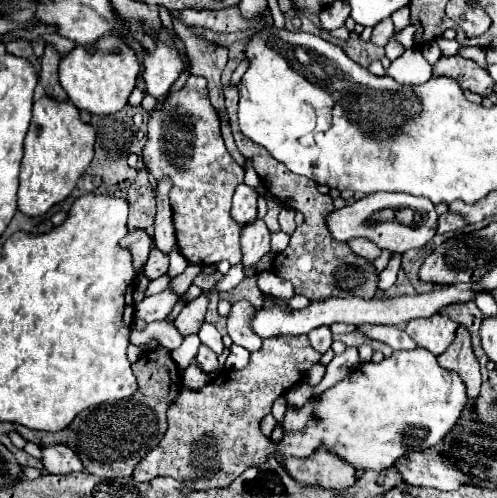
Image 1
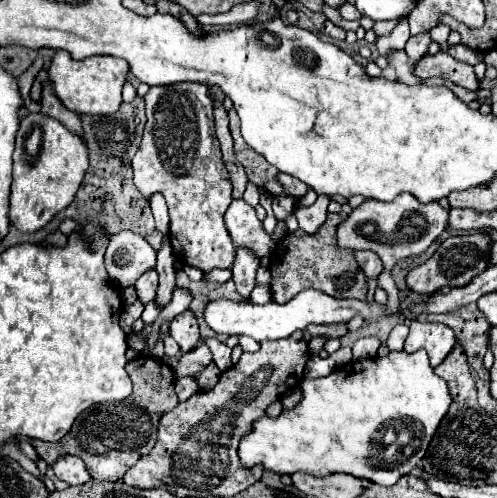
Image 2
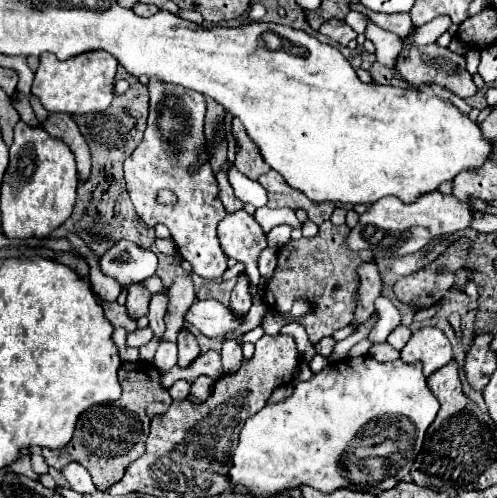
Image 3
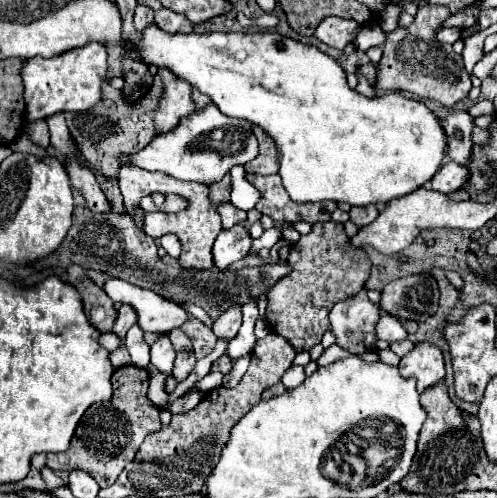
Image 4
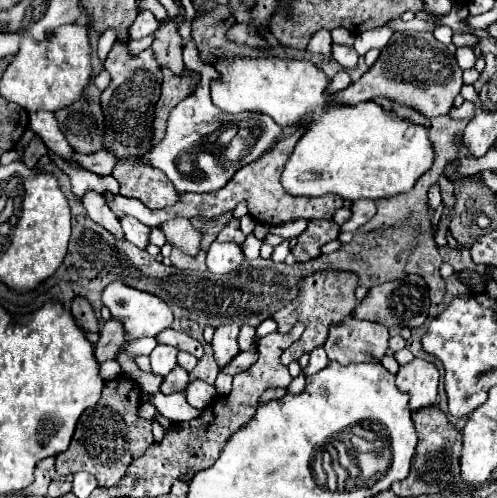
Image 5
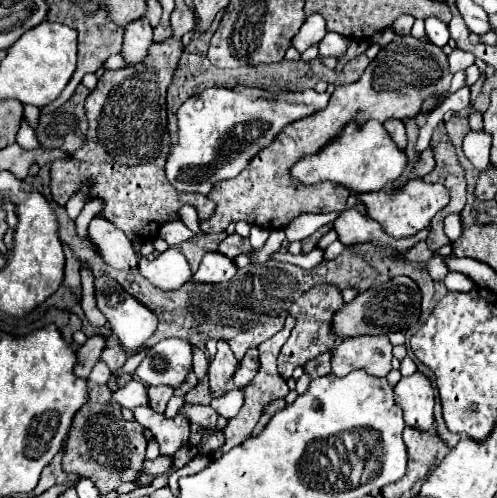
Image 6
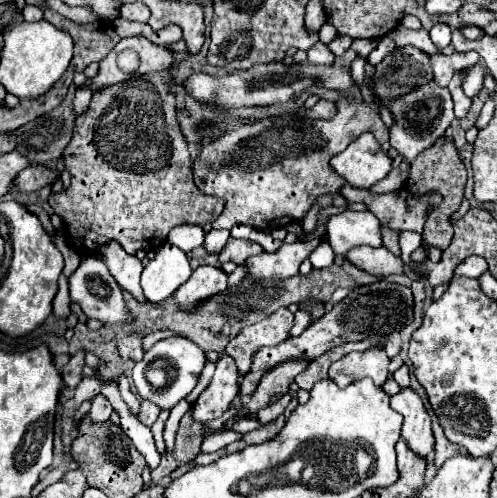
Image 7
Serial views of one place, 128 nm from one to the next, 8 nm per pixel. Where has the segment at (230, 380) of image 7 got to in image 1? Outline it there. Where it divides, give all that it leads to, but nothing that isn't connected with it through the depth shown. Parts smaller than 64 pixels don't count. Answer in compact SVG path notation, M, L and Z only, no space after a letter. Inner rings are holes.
M256 220L242 230L242 266L244 276L252 278L256 276L256 264L258 260L270 250L270 230L266 228L264 220Z

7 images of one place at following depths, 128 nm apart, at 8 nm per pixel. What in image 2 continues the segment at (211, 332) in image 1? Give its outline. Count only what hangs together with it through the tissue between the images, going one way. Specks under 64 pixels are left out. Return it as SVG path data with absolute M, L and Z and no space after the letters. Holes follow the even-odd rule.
M210 338L210 340L206 340L206 346L212 350L212 354L214 354L214 364L216 364L222 372L232 366L232 360L230 360L232 350L230 350L226 344L218 342L216 338Z

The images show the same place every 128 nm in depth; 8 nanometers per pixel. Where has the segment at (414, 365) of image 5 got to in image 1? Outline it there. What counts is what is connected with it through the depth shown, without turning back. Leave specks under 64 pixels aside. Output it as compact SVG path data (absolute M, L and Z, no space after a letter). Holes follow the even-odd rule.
M436 314L430 318L416 318L406 324L406 334L416 342L416 346L430 350L440 356L454 340L458 324L448 316Z

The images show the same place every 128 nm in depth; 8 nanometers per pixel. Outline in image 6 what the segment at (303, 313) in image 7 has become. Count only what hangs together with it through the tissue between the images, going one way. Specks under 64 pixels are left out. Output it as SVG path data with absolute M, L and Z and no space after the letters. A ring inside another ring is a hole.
M288 316L288 318L286 318L286 326L284 326L284 328L282 328L276 336L272 336L270 340L266 340L264 344L260 344L260 346L258 346L258 350L260 350L260 370L258 370L258 374L254 376L254 380L252 380L252 382L244 388L244 396L246 396L244 406L242 406L242 410L238 412L238 416L236 416L234 420L230 420L230 422L228 422L228 426L224 428L226 442L224 442L224 446L222 446L220 450L216 450L216 452L214 452L214 458L218 458L218 456L222 456L224 452L228 452L230 448L234 448L234 446L242 444L242 440L246 440L246 438L248 438L248 434L250 434L250 432L254 430L254 426L258 424L258 420L260 420L260 416L262 416L264 408L266 408L272 400L286 398L286 394L288 394L288 386L286 386L286 380L284 380L278 372L276 372L276 358L278 358L278 354L280 354L282 344L288 340L288 336L290 336L290 332L292 332L294 324L296 324L296 318Z

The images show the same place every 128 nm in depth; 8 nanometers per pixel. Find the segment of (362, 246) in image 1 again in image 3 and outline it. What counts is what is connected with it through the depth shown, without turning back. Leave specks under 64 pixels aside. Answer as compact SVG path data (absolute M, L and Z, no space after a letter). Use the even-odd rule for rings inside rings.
M366 262L358 268L360 276L360 286L356 290L356 308L354 308L354 318L350 324L362 326L372 314L374 314L374 300L380 296L382 290L382 280L378 274L376 262Z

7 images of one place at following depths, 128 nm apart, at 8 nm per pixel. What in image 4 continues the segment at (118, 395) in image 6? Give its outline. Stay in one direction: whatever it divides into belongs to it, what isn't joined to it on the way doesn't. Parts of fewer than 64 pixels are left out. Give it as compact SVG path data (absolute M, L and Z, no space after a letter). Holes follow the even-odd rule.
M208 372L202 380L198 380L194 384L196 390L202 390L202 392L210 392L212 388L218 388L222 384L222 374L220 372Z

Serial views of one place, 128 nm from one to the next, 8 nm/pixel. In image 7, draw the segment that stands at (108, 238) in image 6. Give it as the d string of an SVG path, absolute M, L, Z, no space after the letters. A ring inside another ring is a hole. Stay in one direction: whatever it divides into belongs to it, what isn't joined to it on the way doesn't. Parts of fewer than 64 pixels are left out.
M108 244L98 258L104 260L114 280L120 284L122 290L132 294L138 302L146 302L142 288L140 288L140 274L142 274L142 262L136 256L130 256L124 252L124 248L116 244Z

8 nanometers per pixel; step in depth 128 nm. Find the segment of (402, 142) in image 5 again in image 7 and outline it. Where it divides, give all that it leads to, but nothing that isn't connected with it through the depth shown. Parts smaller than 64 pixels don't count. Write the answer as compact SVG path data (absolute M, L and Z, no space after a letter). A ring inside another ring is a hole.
M362 134L362 136L358 136L358 140L352 140L352 144L348 144L348 148L344 152L336 154L330 160L330 165L351 186L369 189L392 170L392 158L386 152L383 152L372 134Z

